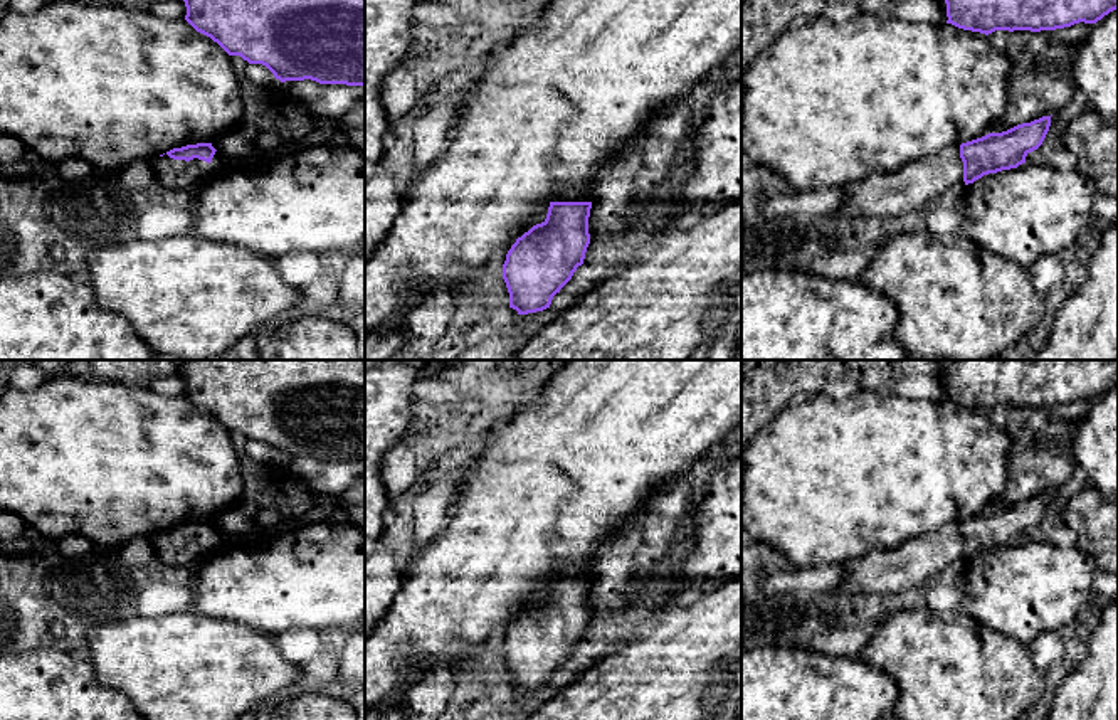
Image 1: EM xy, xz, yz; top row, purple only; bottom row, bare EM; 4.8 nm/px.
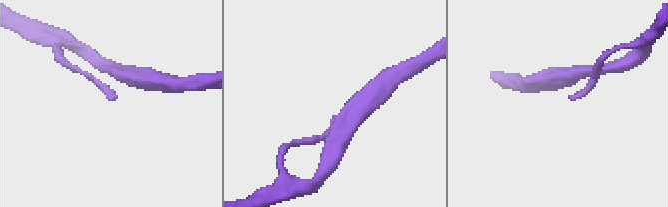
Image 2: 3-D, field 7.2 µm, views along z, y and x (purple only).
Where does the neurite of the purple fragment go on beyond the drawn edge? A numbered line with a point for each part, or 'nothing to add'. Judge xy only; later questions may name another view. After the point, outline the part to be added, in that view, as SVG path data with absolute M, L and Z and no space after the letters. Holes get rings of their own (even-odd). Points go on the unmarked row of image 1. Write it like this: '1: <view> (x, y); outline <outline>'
1: xy (174, 550); outline M215 528L210 540L198 535L190 538L173 537L166 530L155 533L150 540L156 555L170 567L183 567L198 559L205 559L227 543L225 535L219 528Z

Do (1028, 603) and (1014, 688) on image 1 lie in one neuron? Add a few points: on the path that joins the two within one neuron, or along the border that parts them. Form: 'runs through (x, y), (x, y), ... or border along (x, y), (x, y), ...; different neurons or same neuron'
border along (984, 626), (1028, 645); different neurons

